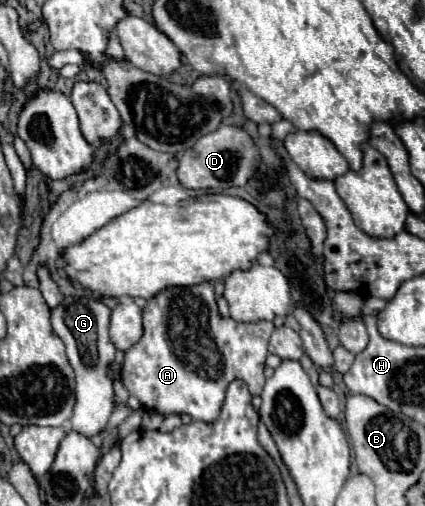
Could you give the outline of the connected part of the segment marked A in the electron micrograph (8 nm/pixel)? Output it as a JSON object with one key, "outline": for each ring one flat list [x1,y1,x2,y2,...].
{"outline":[[204,282,204,284,196,284,196,286,188,286,188,288,166,288,162,290,160,294,156,294,154,298,148,300,148,304,144,306,142,310,142,318,144,318,144,334,140,338,138,344,134,344,130,350,124,352,124,362,122,362,122,384,128,388,128,392,132,396,136,396,140,400,140,404,146,408,146,410,154,410,158,414,188,414,192,420,202,420,202,422,214,422,220,414,220,408,222,408,222,402,224,402,224,392,226,392,226,386,234,380,234,378,240,378,248,384,250,388,250,394,260,394,262,388,264,388,264,362,266,362,266,356,268,356,268,340,274,332,274,324,272,322,264,322,260,320,258,324,238,324,236,320,232,318,224,318,220,316,218,312,218,306,216,306,216,296,214,296,214,286,212,282]]}

